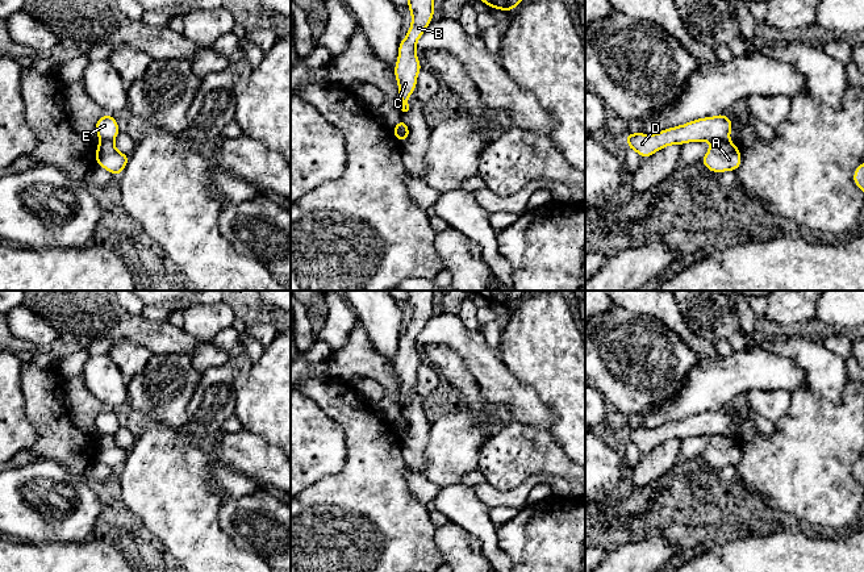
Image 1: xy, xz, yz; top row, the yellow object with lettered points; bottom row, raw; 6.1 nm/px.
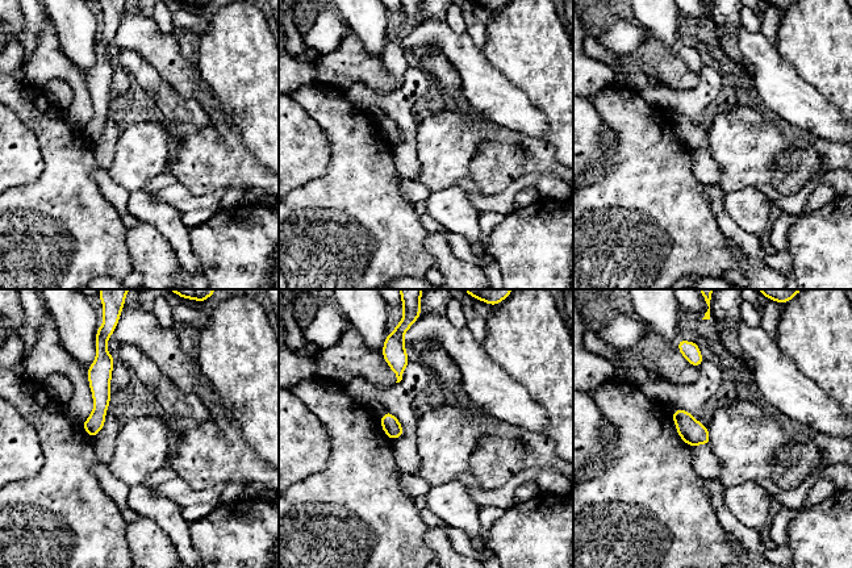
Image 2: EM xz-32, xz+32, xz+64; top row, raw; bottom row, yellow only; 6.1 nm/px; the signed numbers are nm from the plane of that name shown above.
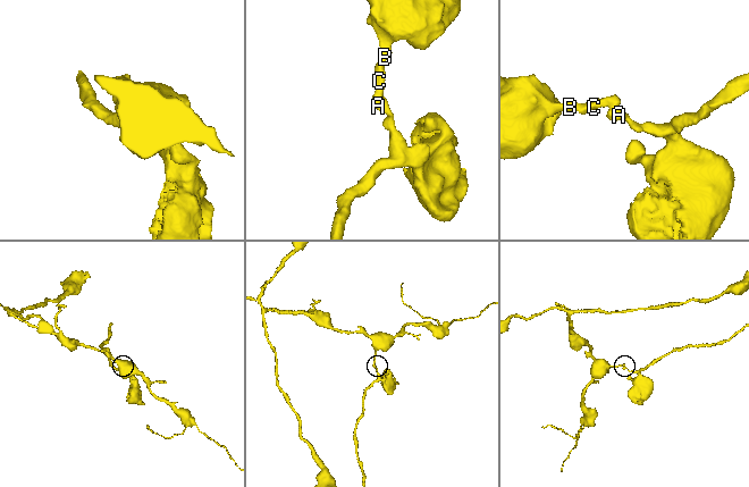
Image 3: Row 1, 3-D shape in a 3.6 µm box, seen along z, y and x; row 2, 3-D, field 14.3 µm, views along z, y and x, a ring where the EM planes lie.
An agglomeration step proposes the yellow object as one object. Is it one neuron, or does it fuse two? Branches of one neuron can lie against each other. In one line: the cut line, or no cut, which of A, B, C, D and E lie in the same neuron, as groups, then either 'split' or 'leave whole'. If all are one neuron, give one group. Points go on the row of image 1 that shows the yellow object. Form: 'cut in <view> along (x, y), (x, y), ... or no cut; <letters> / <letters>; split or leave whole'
cut in yz along (729, 140), (713, 140), (710, 142); A / B C D E; split

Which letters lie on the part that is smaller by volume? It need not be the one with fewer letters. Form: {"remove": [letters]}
{"remove": ["A"]}

